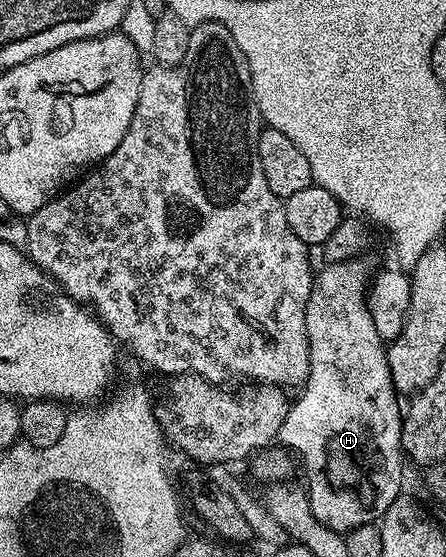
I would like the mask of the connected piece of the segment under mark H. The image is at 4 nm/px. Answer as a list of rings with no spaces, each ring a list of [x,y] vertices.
[[[350,258],[347,262],[332,262],[322,267],[324,270],[314,275],[311,284],[311,294],[307,297],[307,307],[305,308],[305,332],[309,342],[309,372],[307,380],[301,387],[299,399],[292,401],[287,407],[287,415],[279,429],[278,441],[284,442],[287,446],[292,446],[299,453],[299,458],[303,461],[303,470],[307,473],[305,487],[309,504],[313,516],[322,526],[338,532],[346,532],[363,526],[366,522],[375,522],[382,519],[383,514],[393,504],[393,500],[400,497],[403,486],[403,462],[405,466],[405,455],[403,453],[403,416],[404,411],[399,410],[400,395],[392,384],[387,364],[387,346],[383,338],[377,336],[377,330],[373,328],[373,322],[367,312],[366,292],[369,288],[369,273],[363,260]]]

